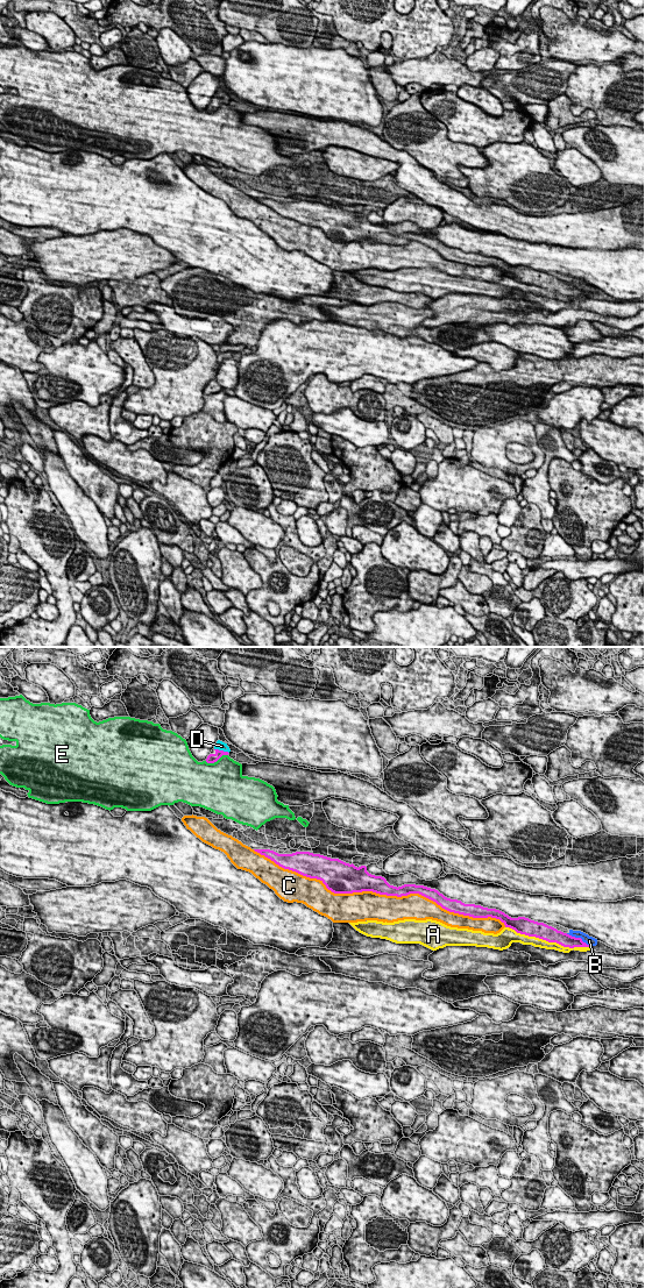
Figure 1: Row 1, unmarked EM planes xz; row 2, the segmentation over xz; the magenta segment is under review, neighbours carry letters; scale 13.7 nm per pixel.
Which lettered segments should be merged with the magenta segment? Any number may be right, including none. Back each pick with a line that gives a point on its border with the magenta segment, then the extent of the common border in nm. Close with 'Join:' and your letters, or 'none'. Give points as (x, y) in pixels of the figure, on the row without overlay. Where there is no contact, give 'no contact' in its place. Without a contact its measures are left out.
D: meets magenta in xz at (221, 99); contact 220 nm long
Join: D

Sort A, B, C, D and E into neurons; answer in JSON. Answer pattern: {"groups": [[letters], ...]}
{"groups": [["A", "B"], ["C"], ["D"], ["E"]]}

